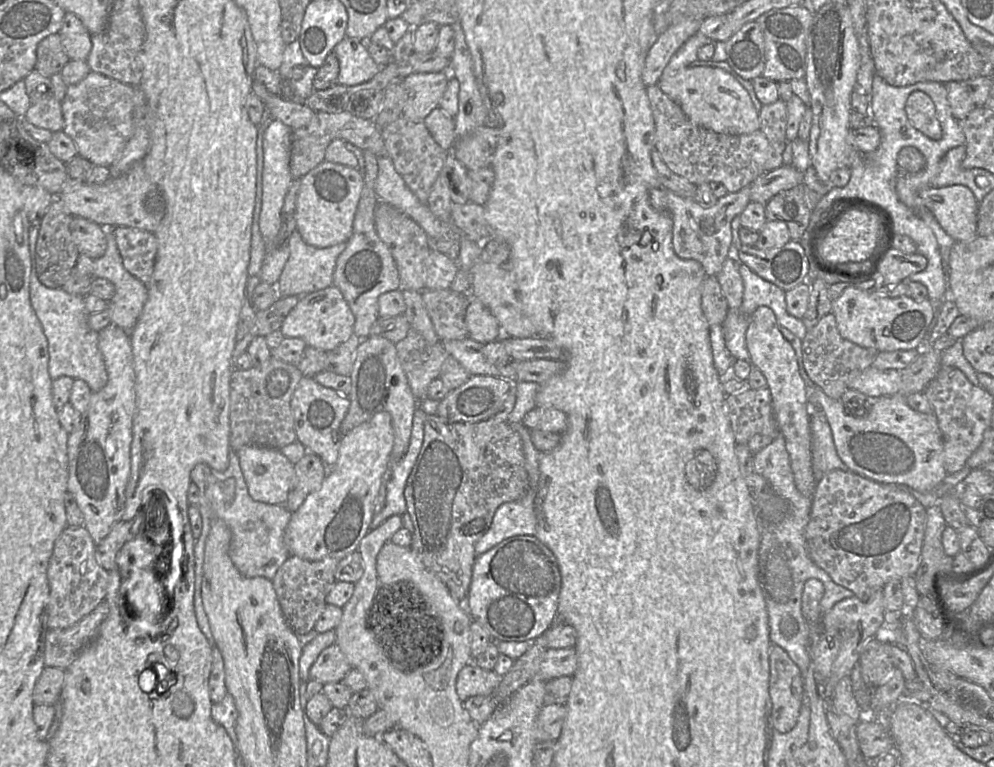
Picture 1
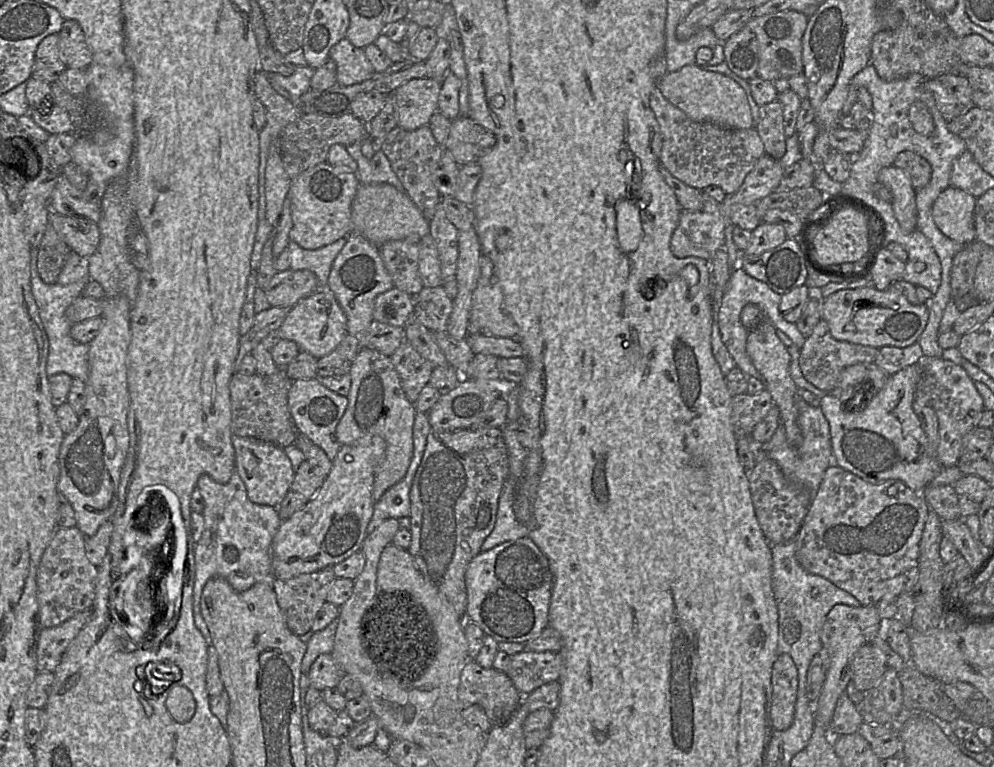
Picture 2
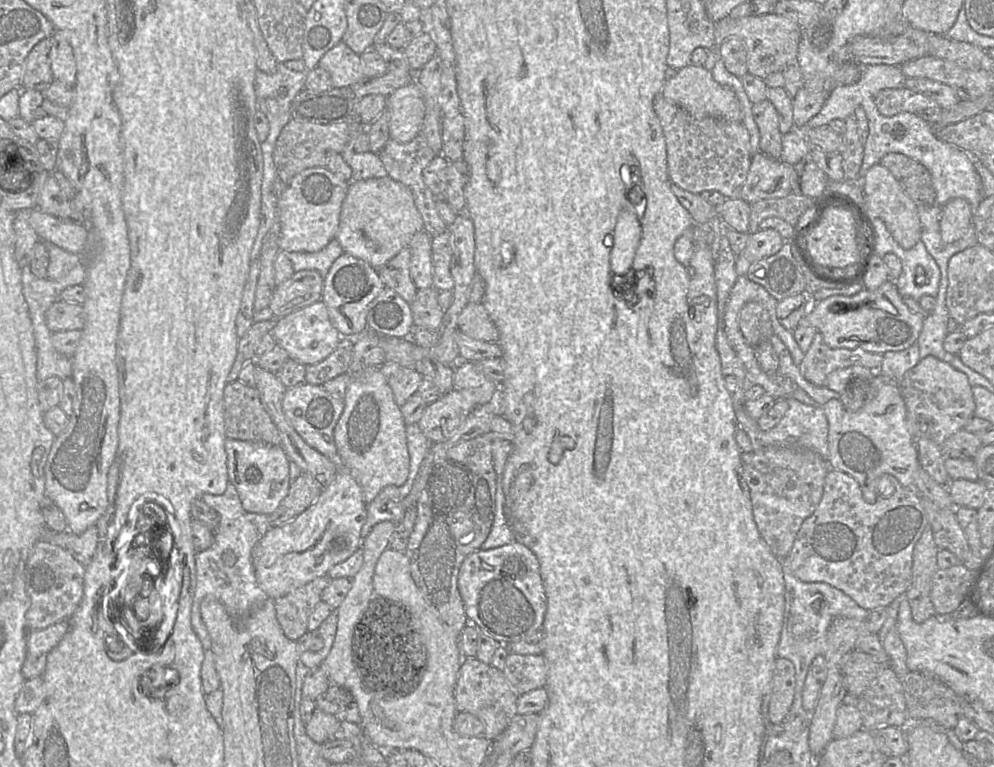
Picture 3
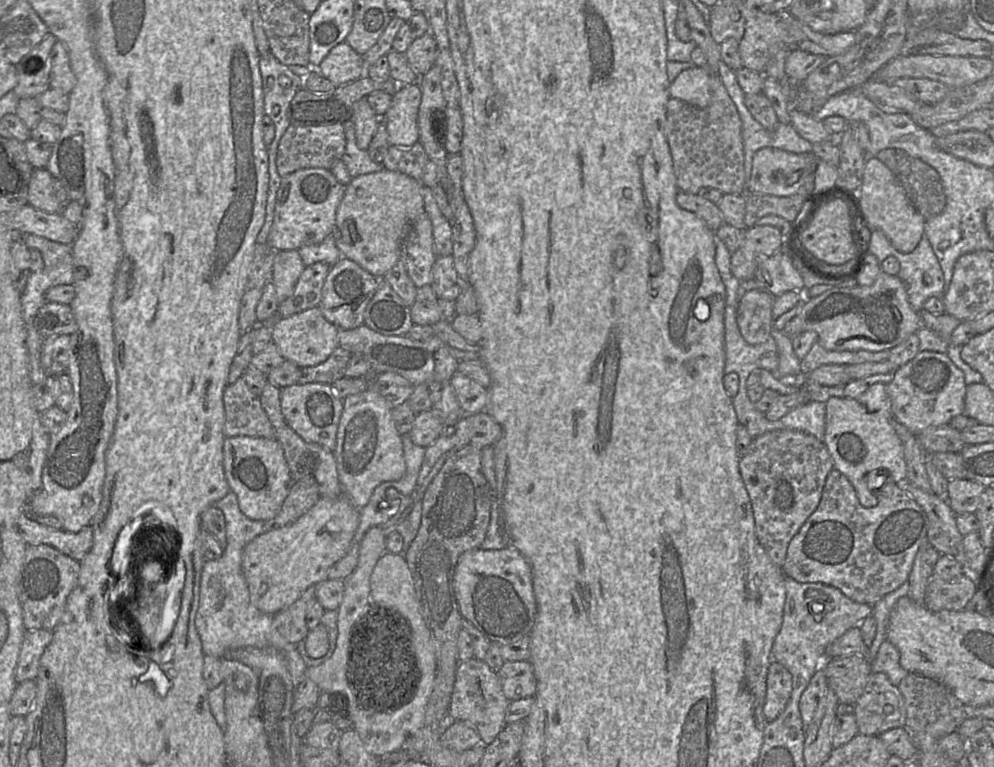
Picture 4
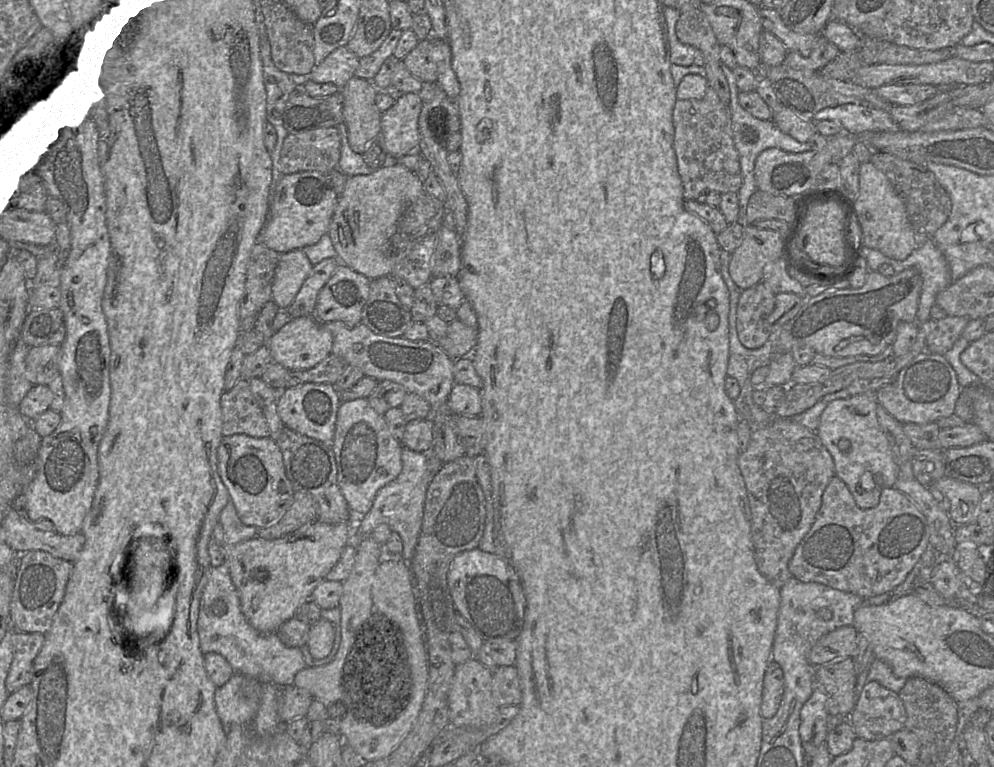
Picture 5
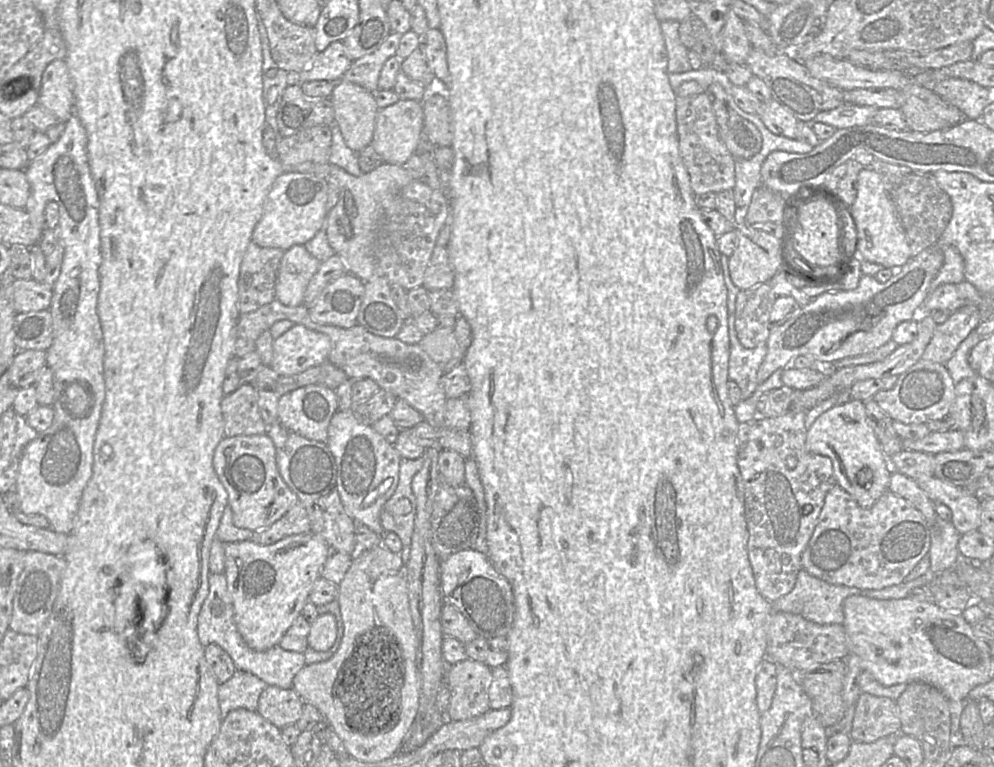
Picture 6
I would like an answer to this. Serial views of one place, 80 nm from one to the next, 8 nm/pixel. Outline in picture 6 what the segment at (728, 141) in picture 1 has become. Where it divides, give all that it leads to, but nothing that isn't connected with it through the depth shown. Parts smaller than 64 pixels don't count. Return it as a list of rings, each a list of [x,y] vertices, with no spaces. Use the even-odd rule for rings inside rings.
[[[707,92],[687,97],[677,96],[675,114],[679,153],[689,174],[690,186],[694,195],[733,189],[735,160],[719,137],[716,119]]]

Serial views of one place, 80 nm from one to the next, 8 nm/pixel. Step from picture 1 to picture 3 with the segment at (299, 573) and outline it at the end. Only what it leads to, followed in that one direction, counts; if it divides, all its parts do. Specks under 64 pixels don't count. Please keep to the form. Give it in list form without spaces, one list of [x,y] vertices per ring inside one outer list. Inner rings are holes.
[[[328,575],[318,577],[273,600],[277,621],[289,640],[298,641],[308,632],[308,618],[315,605],[321,601],[321,593],[330,581]]]

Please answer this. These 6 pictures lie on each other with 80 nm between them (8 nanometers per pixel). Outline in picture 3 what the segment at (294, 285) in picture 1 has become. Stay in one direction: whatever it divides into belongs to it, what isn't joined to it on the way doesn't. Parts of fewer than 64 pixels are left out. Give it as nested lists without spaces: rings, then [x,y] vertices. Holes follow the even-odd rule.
[[[333,238],[323,249],[317,252],[287,252],[295,272],[316,270],[323,278],[327,275],[333,262],[343,253],[336,238]]]

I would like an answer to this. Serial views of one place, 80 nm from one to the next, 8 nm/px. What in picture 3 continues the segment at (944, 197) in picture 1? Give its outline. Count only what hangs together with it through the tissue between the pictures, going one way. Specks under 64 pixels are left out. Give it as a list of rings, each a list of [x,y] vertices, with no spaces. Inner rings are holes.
[[[963,198],[949,200],[942,207],[940,232],[945,243],[961,239],[972,225],[972,209]]]

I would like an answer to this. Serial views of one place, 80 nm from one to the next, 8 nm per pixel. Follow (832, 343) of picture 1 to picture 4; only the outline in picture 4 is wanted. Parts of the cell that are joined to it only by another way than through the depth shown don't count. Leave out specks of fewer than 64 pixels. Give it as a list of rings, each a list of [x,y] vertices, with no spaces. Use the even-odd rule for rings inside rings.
[[[817,340],[808,354],[801,360],[800,369],[804,375],[822,365],[837,364],[851,365],[865,362],[882,362],[889,358],[890,351],[870,352],[860,351],[831,351],[825,349]]]

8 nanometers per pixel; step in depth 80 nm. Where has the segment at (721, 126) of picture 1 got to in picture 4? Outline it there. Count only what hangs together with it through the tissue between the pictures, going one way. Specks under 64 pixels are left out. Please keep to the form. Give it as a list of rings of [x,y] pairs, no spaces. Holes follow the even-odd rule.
[[[705,66],[683,70],[670,83],[670,97],[697,108],[706,108],[711,101],[709,79],[710,73]]]

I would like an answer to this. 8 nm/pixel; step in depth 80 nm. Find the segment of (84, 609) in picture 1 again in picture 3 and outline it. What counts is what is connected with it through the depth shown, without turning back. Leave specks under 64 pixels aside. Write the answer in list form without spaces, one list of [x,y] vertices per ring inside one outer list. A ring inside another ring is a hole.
[[[39,540],[32,548],[25,569],[25,588],[31,600],[26,613],[29,630],[41,630],[68,620],[79,607],[84,594],[85,566],[60,546]]]

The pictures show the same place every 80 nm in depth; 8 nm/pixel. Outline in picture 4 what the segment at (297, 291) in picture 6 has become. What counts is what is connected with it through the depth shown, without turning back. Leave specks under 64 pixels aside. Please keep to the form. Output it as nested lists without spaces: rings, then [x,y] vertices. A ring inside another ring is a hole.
[[[298,250],[275,253],[271,281],[275,286],[278,305],[293,294],[295,285],[305,268]]]

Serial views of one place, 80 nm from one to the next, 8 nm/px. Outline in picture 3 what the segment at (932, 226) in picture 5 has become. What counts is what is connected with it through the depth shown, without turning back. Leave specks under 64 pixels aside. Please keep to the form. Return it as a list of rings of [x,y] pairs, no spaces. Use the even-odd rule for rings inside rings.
[[[890,152],[880,163],[900,182],[916,206],[935,205],[936,190],[933,180],[921,162],[898,152]]]

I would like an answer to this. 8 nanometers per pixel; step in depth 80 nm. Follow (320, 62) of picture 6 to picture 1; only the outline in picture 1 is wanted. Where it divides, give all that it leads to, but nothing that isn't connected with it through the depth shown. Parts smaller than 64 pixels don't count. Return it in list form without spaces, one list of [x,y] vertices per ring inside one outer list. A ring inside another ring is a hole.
[[[344,37],[332,50],[339,62],[337,82],[354,86],[372,79],[381,69],[370,56],[367,43]]]

